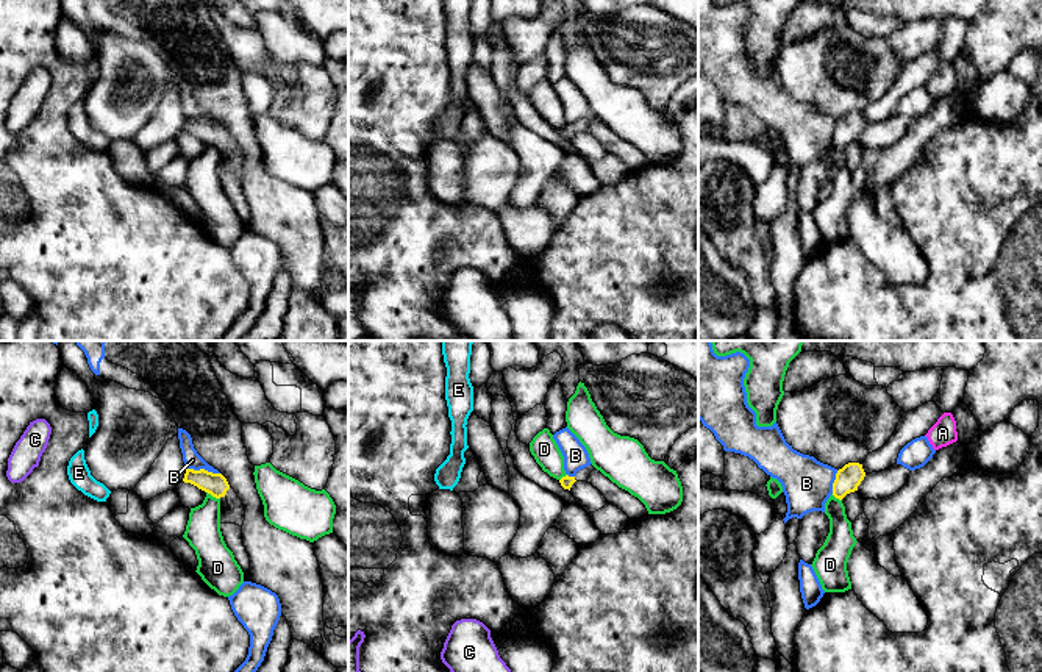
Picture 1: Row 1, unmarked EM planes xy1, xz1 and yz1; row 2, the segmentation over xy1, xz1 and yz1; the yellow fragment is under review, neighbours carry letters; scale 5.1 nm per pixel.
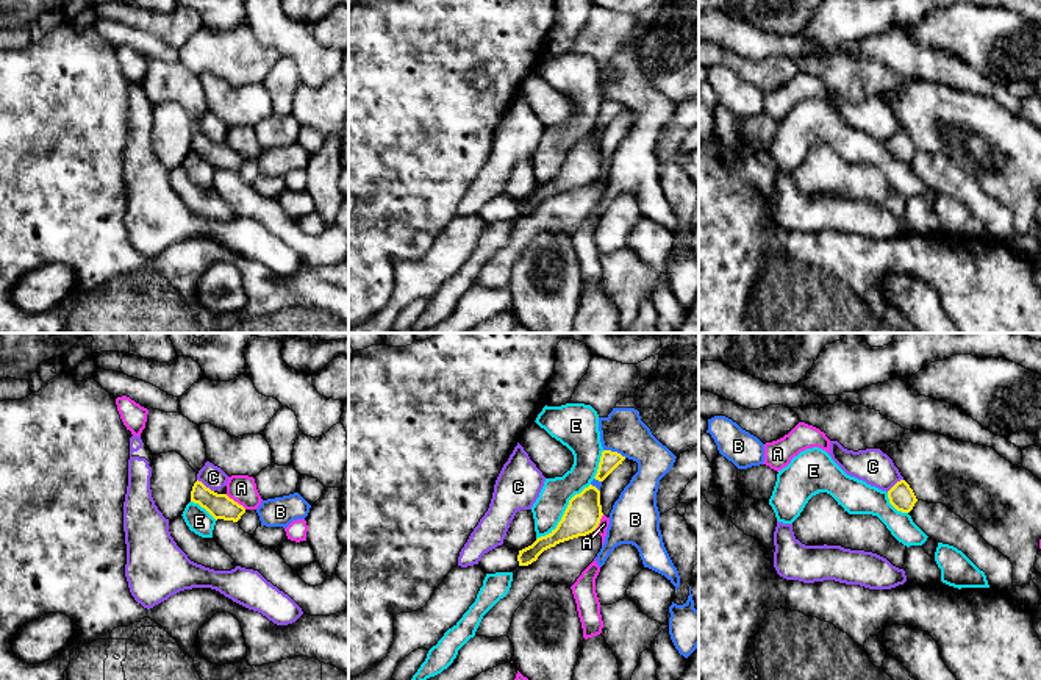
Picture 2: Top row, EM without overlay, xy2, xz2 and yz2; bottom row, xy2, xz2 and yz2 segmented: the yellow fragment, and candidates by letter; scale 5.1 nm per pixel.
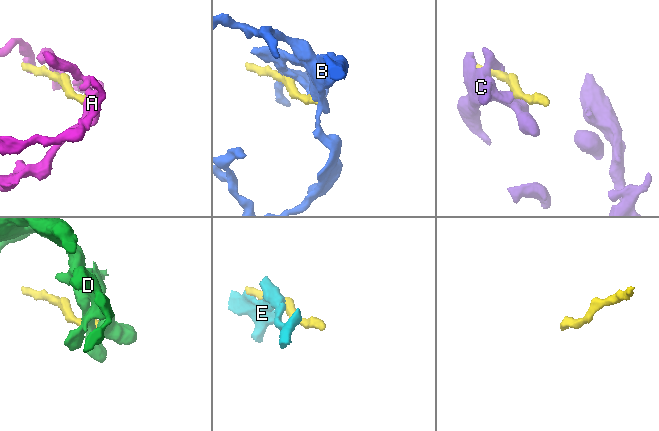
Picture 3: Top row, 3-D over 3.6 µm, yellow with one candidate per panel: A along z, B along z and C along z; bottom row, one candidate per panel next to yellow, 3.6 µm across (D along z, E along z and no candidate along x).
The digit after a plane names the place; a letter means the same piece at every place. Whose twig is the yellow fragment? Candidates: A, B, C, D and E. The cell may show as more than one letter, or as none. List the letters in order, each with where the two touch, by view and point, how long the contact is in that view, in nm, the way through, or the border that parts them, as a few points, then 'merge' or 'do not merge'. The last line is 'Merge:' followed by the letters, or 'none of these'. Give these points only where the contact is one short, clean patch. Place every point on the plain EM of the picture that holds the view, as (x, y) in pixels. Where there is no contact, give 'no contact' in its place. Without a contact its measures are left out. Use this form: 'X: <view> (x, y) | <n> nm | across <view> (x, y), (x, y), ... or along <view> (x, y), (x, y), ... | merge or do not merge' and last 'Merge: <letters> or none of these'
A: xy2 (236, 152) | 130 nm | along xy2 (225, 144), (246, 158) | do not merge
B: xy1 (203, 119) | 180 nm | do not merge
C: xy2 (203, 135) | 110 nm | do not merge
D: xy1 (213, 146) | 80 nm | along xy1 (206, 141), (219, 149) | do not merge
E: xz2 (565, 163) | 400 nm | do not merge
Merge: none of these

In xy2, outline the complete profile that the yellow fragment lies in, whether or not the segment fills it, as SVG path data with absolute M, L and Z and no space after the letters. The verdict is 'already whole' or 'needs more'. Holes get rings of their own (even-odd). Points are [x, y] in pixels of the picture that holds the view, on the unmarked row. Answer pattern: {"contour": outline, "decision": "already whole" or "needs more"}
{"contour": "M195 131L191 141L191 152L205 158L216 170L238 172L245 163L245 158L230 149L227 144L217 144L206 138L202 131Z", "decision": "already whole"}

